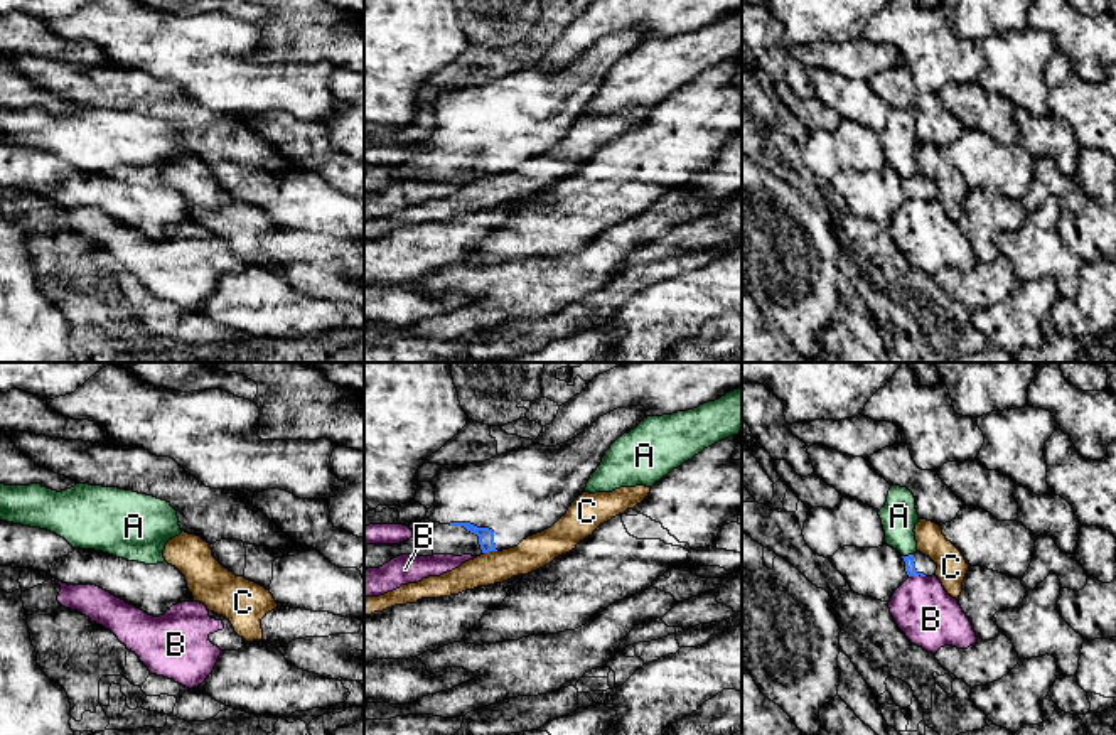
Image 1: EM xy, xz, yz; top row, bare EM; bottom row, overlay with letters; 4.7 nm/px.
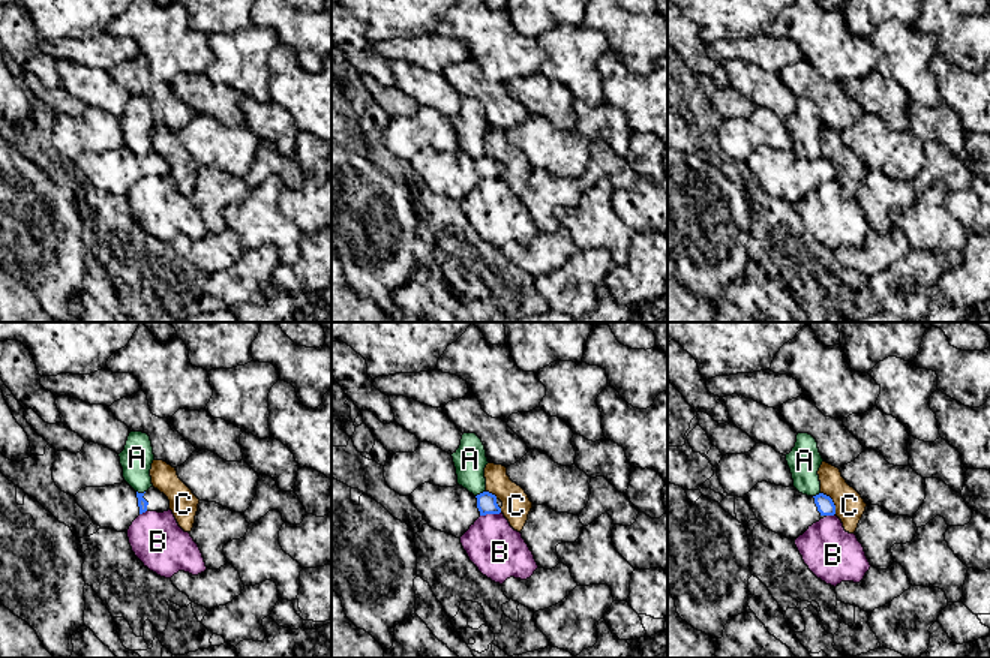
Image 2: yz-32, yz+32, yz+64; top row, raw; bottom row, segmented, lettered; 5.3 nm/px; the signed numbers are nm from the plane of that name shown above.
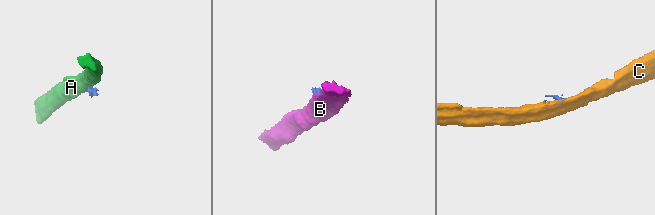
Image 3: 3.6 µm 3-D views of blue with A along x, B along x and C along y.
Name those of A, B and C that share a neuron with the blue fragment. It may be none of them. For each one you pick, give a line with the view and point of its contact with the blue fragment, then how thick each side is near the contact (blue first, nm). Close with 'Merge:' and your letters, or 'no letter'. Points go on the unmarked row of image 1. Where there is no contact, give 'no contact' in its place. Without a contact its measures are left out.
Merge: no letter

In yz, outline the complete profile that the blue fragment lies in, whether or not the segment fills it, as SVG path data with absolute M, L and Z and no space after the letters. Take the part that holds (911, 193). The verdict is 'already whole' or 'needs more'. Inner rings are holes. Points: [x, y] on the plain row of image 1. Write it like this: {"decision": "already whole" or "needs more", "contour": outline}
{"decision": "needs more", "contour": "M887 165L878 170L843 169L829 182L855 216L882 224L890 224L909 199L932 199L937 192L920 174L902 179Z"}

